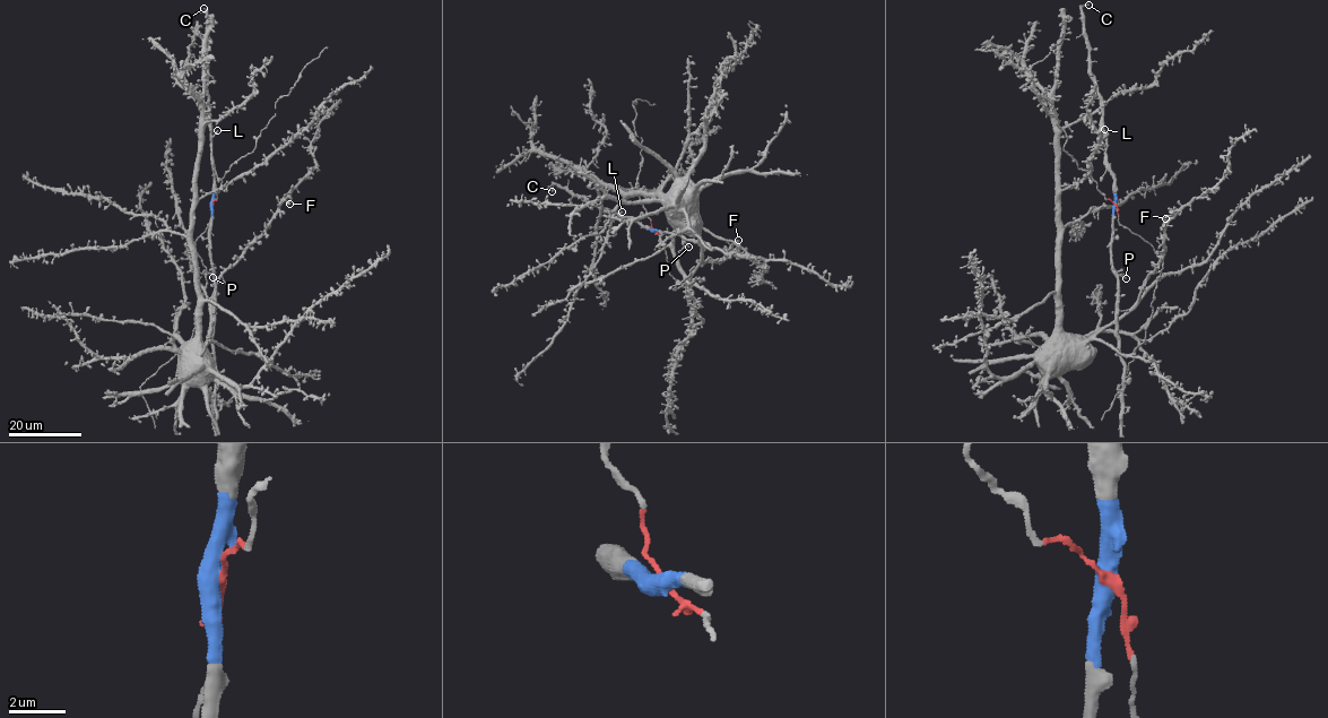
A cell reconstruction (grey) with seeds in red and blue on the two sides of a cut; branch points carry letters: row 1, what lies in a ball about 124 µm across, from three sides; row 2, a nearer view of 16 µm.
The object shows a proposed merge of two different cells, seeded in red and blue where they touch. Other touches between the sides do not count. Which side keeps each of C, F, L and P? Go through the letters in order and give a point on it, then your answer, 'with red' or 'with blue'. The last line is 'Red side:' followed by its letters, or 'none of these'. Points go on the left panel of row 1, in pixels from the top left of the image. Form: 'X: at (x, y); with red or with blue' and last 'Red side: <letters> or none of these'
C: at (204, 8); with blue
F: at (289, 204); with red
L: at (217, 130); with blue
P: at (213, 277); with blue
Red side: F

